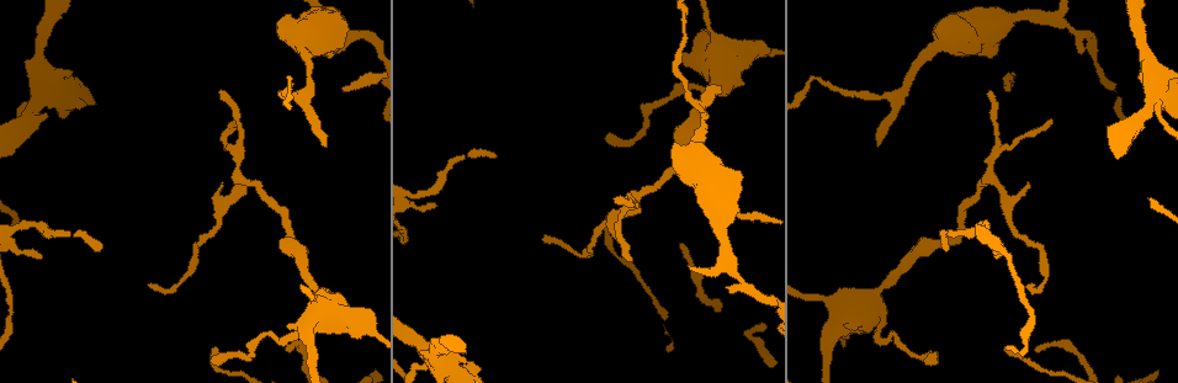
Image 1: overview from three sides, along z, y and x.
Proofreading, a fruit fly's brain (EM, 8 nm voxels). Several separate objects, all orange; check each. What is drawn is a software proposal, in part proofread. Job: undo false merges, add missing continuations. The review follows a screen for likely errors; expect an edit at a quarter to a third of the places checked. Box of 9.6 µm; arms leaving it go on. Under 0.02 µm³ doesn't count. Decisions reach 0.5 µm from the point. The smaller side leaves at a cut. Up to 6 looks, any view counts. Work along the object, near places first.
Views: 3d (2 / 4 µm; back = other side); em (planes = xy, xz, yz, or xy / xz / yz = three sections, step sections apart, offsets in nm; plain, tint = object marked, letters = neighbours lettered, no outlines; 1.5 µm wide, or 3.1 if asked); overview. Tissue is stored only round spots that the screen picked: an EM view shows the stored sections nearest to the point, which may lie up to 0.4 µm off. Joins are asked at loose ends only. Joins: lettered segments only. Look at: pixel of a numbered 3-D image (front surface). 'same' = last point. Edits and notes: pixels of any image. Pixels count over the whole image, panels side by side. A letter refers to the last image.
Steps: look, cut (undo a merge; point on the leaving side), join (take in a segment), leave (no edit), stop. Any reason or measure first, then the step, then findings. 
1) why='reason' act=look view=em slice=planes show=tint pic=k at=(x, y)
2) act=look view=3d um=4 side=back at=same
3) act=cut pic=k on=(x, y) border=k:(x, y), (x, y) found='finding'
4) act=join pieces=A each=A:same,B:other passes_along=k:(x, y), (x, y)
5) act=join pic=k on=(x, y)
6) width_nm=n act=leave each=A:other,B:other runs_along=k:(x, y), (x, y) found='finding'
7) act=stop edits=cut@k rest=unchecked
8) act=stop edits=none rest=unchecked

why='sharp bend' act=look view=em slice=xz step=8 show=tint pic=1 at=(958, 239)

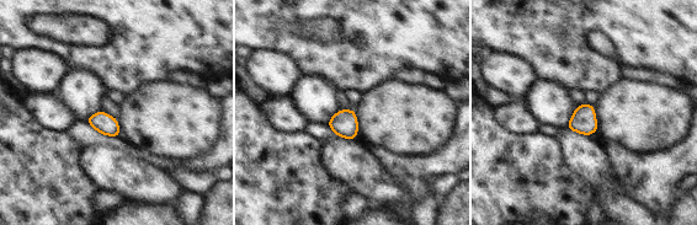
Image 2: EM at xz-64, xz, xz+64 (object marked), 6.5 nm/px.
act=look view=em slice=planes show=letters at=same

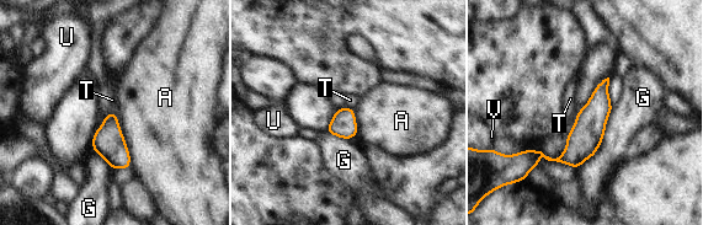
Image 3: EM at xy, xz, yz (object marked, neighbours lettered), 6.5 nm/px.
act=leave each=A:other,G:other,T:other,U:other,V:other found='continuous, no second cell'

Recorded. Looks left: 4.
why='thick turns thin' act=look view=em slice=planes show=letters pic=1 at=(881, 289)

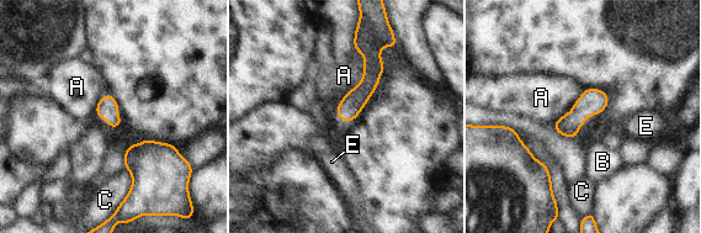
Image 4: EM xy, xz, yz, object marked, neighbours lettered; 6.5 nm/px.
act=leave each=A:other,B:other,C:other,E:other border=4:(354, 48), (362, 77), (338, 106) found='all the same cell'

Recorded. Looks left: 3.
why='tapers out' act=look view=3d um=4 pic=1 at=(945, 250)

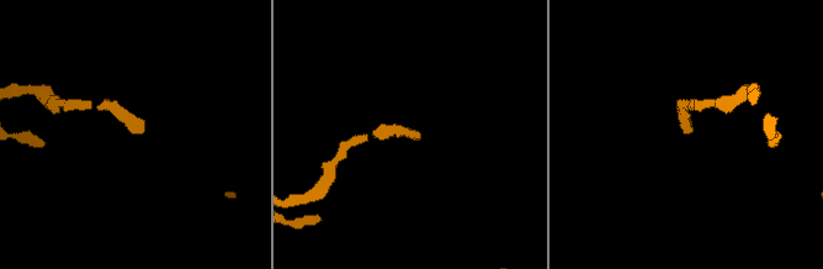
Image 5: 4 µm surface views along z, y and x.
act=look view=em slice=xy step=4 show=tint pic=5 at=(688, 130)

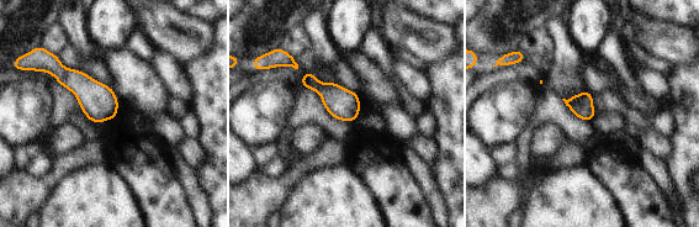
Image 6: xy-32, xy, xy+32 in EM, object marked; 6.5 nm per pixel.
act=look view=em slice=planes show=letters at=same

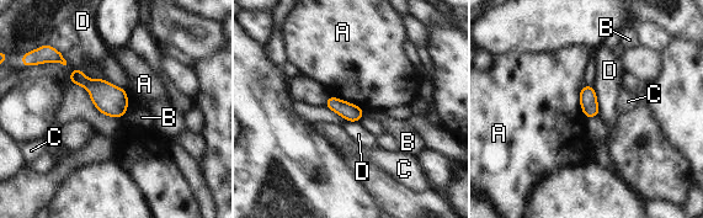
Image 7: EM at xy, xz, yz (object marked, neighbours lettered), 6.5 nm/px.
longest_contact=A:260nm act=leave each=A:other,B:other,C:other,D:other found='none of them fits'

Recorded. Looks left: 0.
act=stop edits=none rest=unchecked

